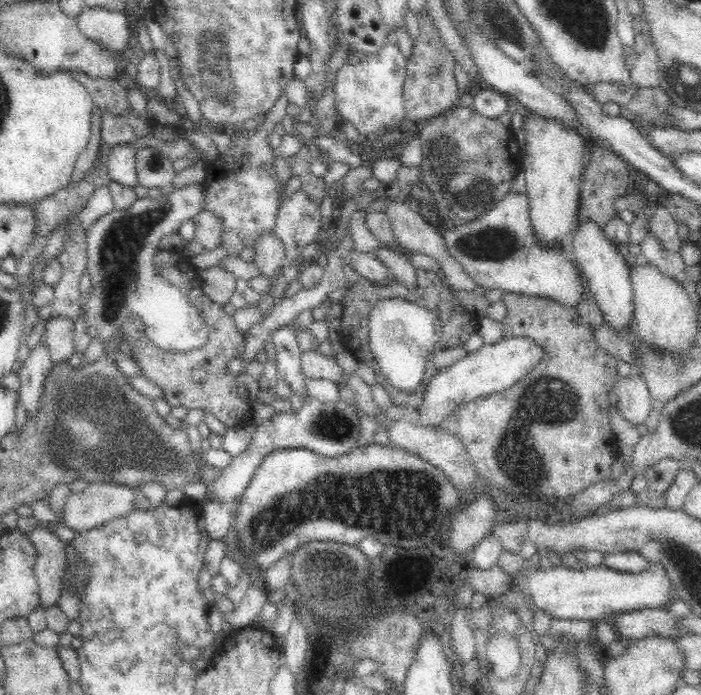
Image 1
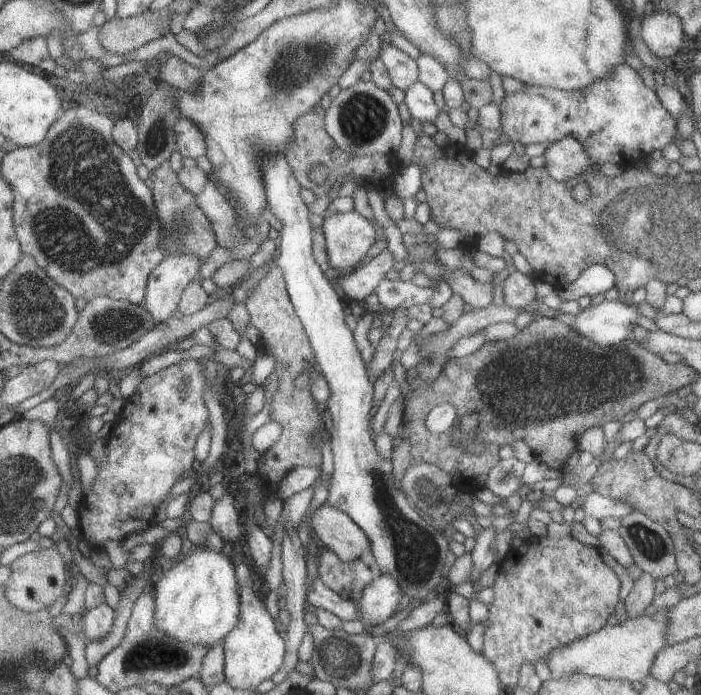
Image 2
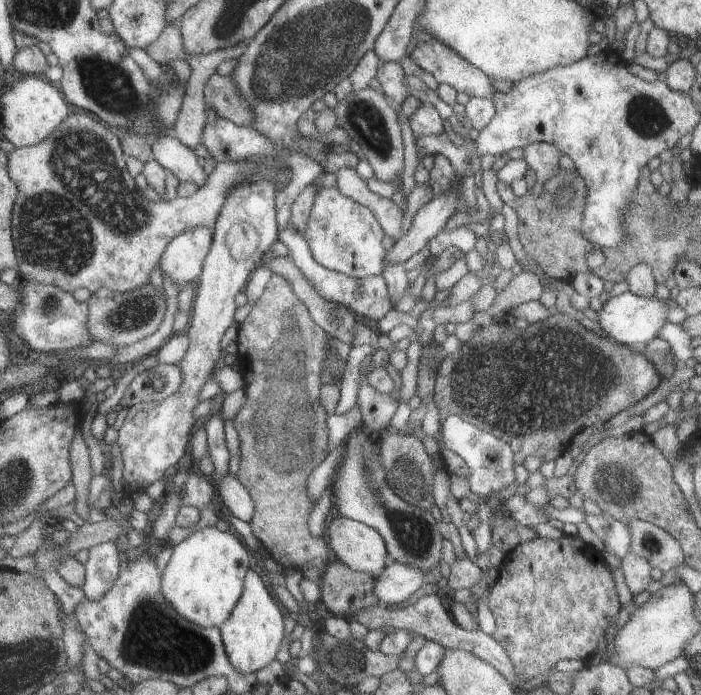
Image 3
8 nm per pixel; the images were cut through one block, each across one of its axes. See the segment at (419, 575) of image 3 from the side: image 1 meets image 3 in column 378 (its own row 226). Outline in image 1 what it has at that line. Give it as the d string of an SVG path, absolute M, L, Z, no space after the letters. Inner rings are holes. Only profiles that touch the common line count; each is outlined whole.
M577 222L573 232L572 248L578 261L577 267L585 278L590 295L600 309L602 320L610 325L612 331L618 335L627 333L631 329L634 310L634 292L630 279L630 267L623 256L617 251L617 246L612 244L605 236L603 228L594 222Z

